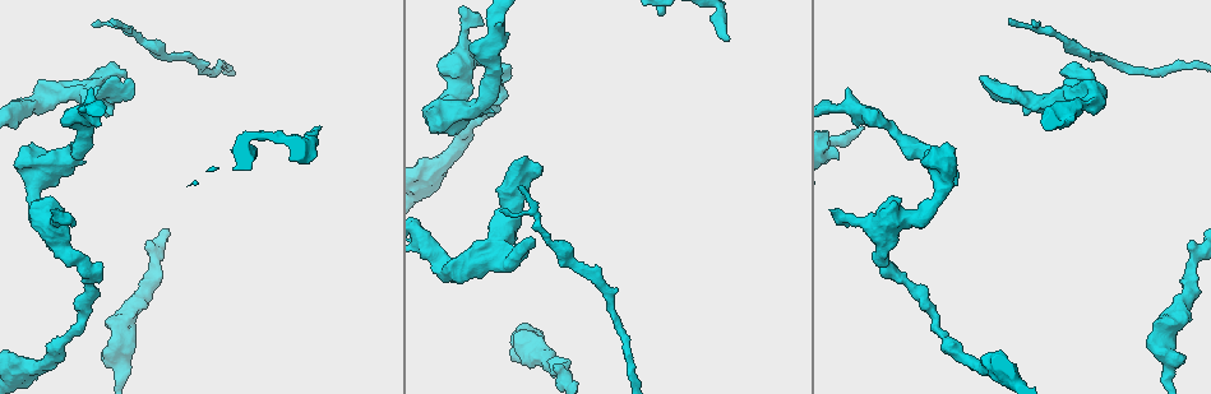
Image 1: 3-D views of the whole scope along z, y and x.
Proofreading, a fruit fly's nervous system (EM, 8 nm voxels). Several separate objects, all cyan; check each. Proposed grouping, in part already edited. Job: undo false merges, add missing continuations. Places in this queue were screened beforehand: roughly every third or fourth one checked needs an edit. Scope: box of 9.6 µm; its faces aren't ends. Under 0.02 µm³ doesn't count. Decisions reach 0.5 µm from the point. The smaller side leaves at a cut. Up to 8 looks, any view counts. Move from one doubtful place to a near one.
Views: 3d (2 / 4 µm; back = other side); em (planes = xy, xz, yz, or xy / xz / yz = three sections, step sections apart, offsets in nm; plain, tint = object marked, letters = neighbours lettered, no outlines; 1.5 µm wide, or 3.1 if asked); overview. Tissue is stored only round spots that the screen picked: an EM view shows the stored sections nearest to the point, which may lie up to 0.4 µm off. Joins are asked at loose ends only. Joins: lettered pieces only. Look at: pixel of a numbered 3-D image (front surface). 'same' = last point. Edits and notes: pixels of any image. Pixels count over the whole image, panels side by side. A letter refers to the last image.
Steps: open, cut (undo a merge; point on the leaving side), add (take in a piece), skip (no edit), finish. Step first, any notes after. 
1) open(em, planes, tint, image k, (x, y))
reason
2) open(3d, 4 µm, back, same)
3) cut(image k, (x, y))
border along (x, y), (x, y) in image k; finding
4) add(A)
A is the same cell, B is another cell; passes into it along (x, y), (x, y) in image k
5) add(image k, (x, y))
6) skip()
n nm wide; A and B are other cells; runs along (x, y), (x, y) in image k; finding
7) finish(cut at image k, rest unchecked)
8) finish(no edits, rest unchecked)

open(3d, 2 µm, image 1, (61, 120))
branch stops here

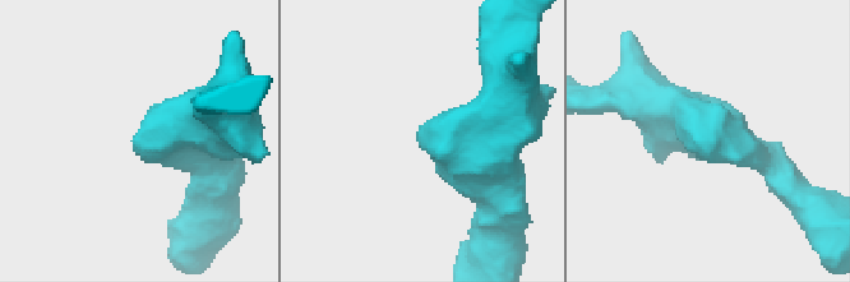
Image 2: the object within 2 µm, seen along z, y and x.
open(em, xz, step 8, letters, image 2, (132, 141))
shape alone is not enough

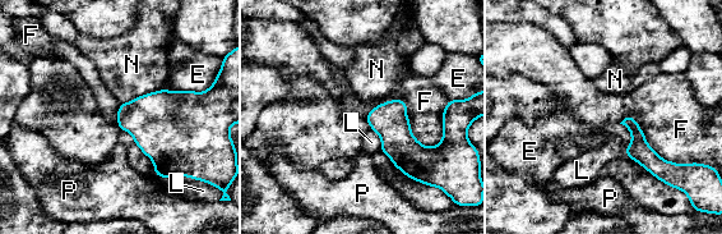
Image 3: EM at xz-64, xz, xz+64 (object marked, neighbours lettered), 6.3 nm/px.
skip()
E, F, L, N and P are other cells; border along (176, 90), (203, 92) in image 3; no lettered piece goes on from it

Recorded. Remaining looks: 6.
open(em, yz, step 8, tint, image 1, (108, 21))
thin end

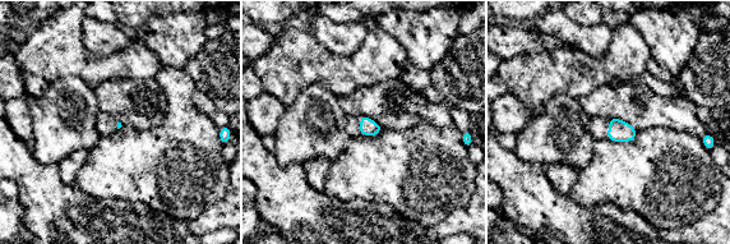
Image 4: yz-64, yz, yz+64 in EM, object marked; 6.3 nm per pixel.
open(em, planes, tint, same)

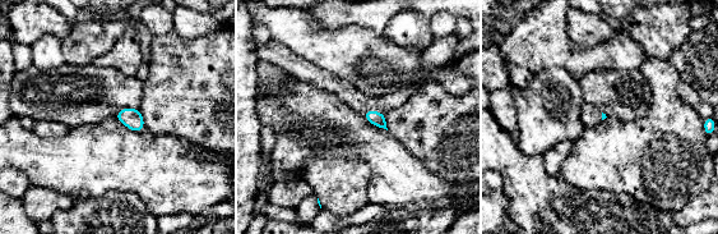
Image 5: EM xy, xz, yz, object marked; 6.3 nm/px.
open(em, planes, letters, same)
see the neighbours

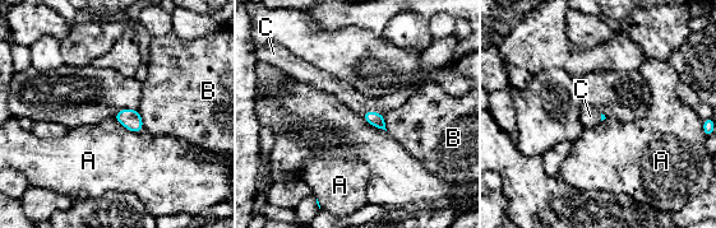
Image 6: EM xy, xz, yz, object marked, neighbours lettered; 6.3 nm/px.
add(C)
C is the same cell, A and B are other cells; passes into it along (377, 120), (373, 111), (345, 92) in image 6; it goes on there

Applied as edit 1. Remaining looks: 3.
open(overview)

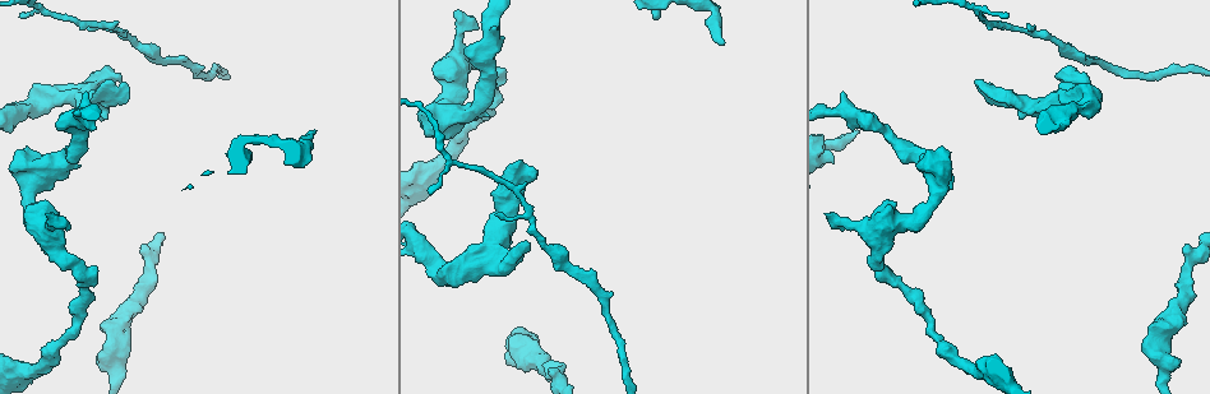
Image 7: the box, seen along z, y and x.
open(3d, 2 µm, back, image 7, (1071, 73))
abrupt turn

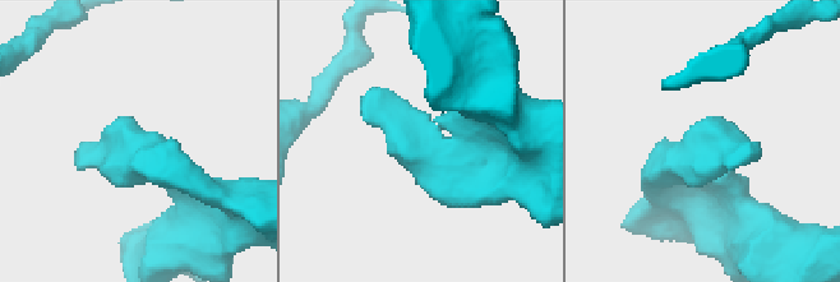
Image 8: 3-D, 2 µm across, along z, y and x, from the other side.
open(em, planes, letters, image 8, (701, 150))

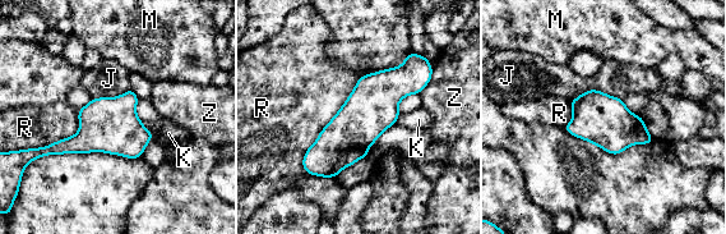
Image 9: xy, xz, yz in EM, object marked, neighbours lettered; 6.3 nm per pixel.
skip()
R touches over 700 nm; J, K, M, R and Z are other cells; border along (623, 99), (586, 90), (569, 102) in image 9; continuous, no second neuron

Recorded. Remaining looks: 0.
finish(add at image 6, rest unchecked)

